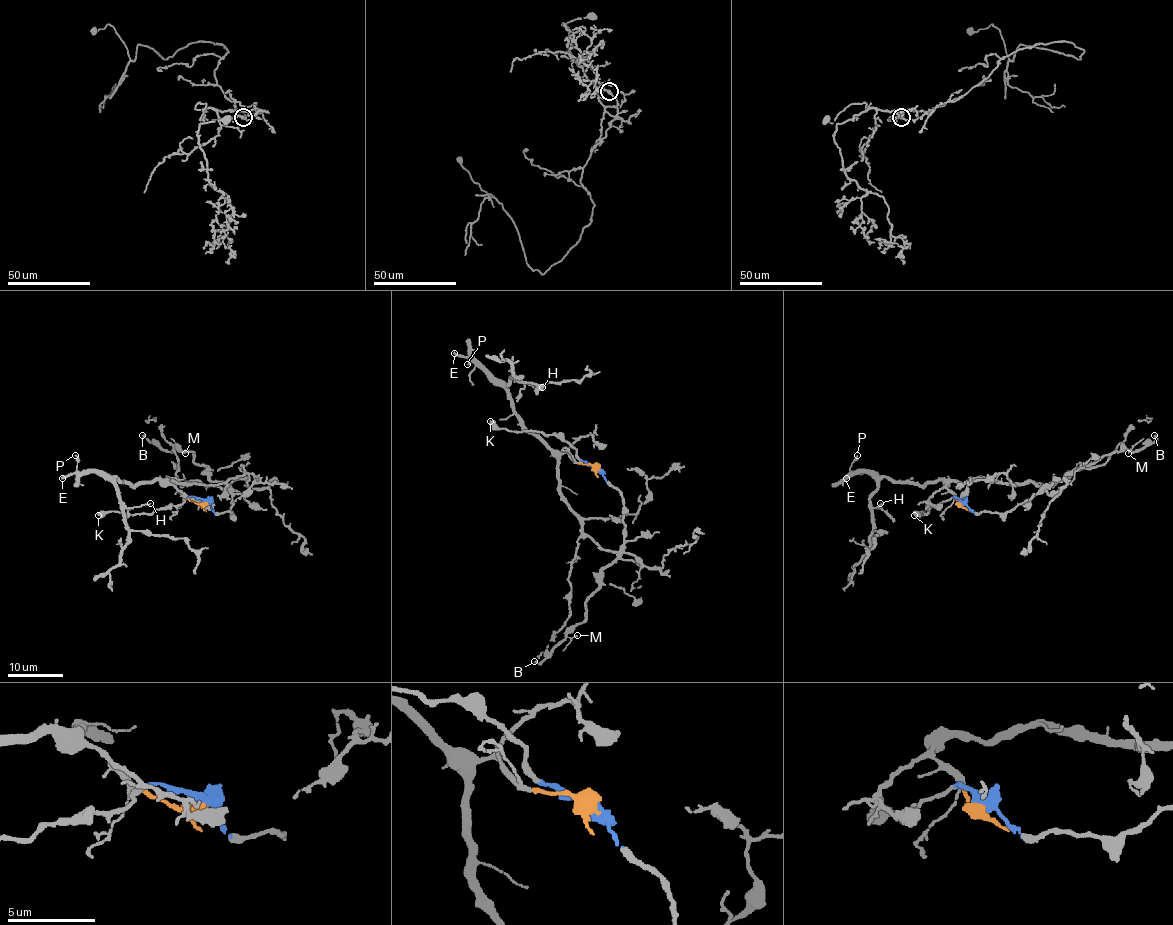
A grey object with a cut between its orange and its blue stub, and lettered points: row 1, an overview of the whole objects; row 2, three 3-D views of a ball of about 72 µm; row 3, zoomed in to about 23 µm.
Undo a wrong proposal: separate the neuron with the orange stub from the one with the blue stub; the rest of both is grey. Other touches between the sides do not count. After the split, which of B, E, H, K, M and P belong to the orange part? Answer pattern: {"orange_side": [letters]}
{"orange_side": ["E", "H", "P"]}

